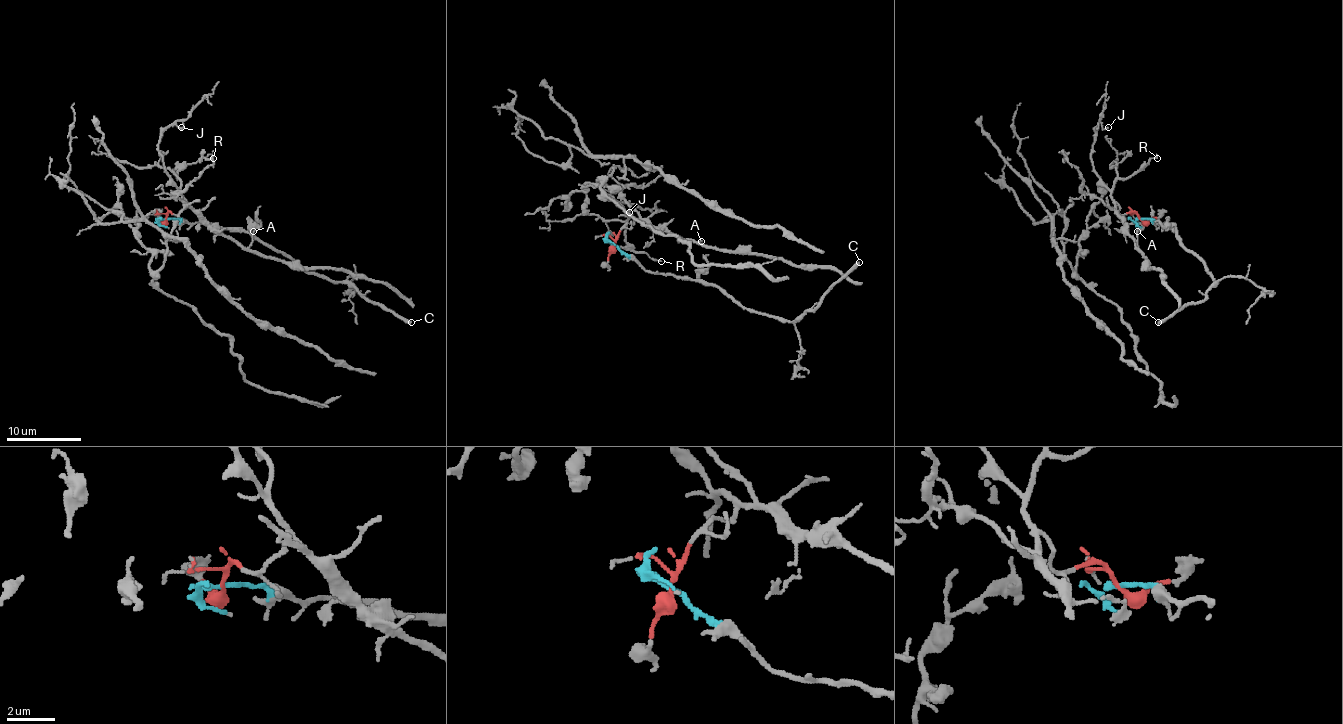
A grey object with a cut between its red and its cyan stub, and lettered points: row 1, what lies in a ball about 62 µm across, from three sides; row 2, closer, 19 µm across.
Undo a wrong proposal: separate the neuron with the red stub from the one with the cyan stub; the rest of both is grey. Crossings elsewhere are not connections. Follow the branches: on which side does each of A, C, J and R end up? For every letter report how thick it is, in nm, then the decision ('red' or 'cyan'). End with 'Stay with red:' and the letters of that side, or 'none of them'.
A: calibre 110 nm; red
C: calibre 240 nm; cyan
J: calibre 120 nm; red
R: calibre 90 nm; red
Stay with red: A, J, R

